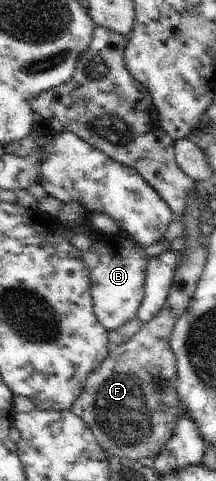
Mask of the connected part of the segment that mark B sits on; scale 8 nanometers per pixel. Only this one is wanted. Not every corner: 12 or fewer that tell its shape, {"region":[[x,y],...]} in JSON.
{"region":[[90,233],[94,313],[109,332],[136,317],[149,256]]}

